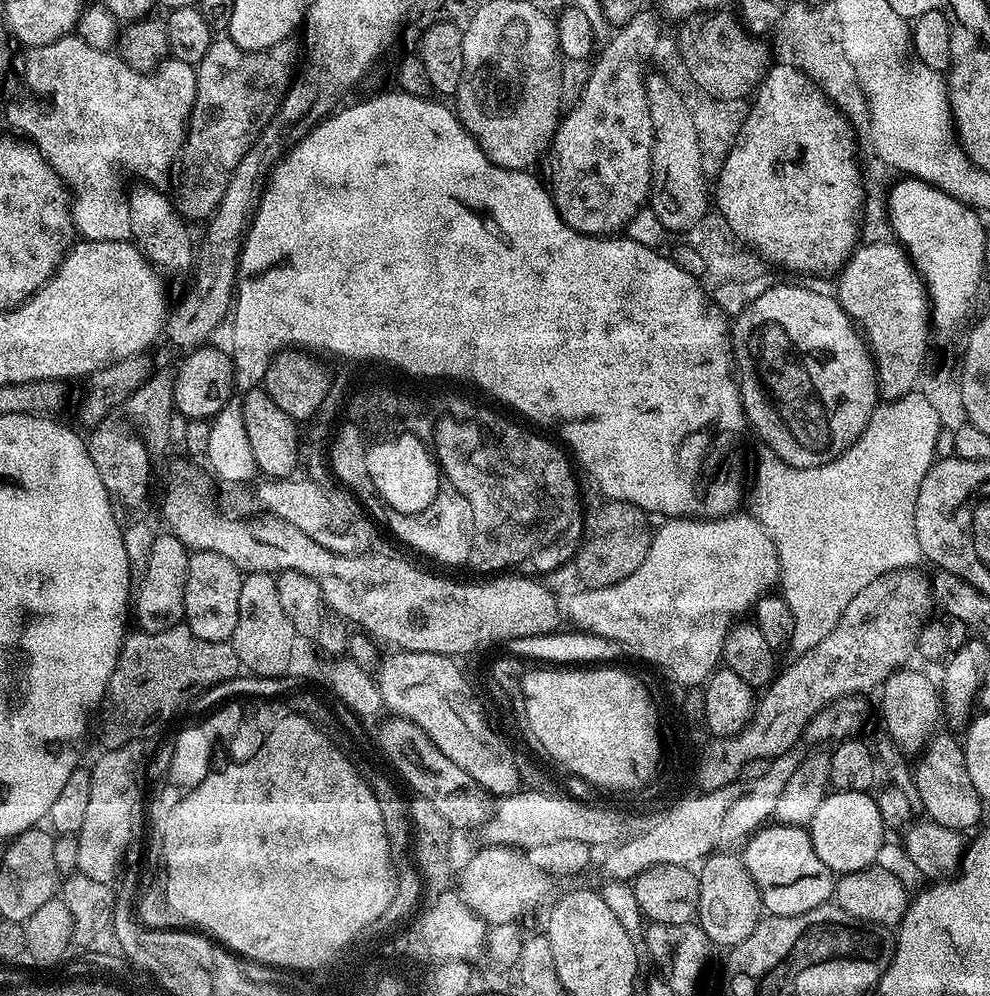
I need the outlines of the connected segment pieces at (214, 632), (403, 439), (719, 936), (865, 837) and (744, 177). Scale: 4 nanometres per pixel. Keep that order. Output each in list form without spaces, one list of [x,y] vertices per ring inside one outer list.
[[[193,551],[188,557],[183,623],[198,638],[206,638],[206,642],[231,641],[234,626],[238,626],[238,598],[242,595],[244,578],[245,573],[234,566],[230,558],[213,552]]]
[[[394,436],[376,442],[368,448],[366,467],[370,482],[374,482],[376,487],[376,496],[384,499],[388,508],[398,510],[404,516],[426,510],[442,487],[442,471],[436,456],[430,451],[429,445],[416,436]]]
[[[731,851],[715,852],[699,865],[700,907],[698,923],[713,945],[721,944],[724,950],[731,950],[746,938],[750,938],[762,919],[760,891],[750,878],[743,859]]]
[[[829,791],[810,825],[814,850],[834,874],[871,868],[884,844],[886,829],[875,799],[866,792]]]
[[[773,63],[765,71],[758,87],[755,89],[755,96],[756,101],[751,101],[748,116],[744,125],[741,126],[741,132],[736,136],[736,145],[728,152],[724,165],[715,177],[714,203],[723,207],[724,212],[728,215],[728,220],[731,221],[732,225],[735,225],[736,232],[743,232],[743,236],[747,236],[748,240],[752,240],[754,244],[759,244],[760,248],[768,253],[768,256],[772,256],[772,259],[791,265],[795,274],[800,274],[804,268],[811,269],[812,278],[820,278],[827,272],[839,273],[857,247],[858,239],[856,240],[856,238],[860,230],[860,214],[864,208],[864,180],[860,177],[862,164],[856,161],[855,138],[857,139],[857,137],[854,135],[854,129],[848,123],[848,117],[821,92],[818,85],[808,75],[785,64]]]

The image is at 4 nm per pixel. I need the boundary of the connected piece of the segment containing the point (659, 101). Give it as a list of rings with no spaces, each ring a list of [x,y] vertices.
[[[649,71],[644,78],[648,91],[650,122],[656,131],[656,145],[652,151],[652,195],[650,209],[657,216],[659,227],[676,234],[686,227],[694,227],[702,219],[710,203],[710,188],[704,185],[706,175],[703,156],[698,150],[697,127],[694,126],[693,105],[660,72]]]

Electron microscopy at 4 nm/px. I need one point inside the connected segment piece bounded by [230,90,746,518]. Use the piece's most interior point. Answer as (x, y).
(386, 229)

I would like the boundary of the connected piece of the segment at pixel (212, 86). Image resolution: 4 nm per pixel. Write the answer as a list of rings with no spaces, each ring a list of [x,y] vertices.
[[[230,38],[213,39],[210,50],[206,50],[206,58],[202,58],[202,62],[195,65],[196,69],[196,89],[194,90],[194,106],[192,113],[188,119],[188,130],[184,133],[184,145],[180,147],[180,155],[178,157],[178,172],[180,168],[180,200],[175,201],[176,211],[184,217],[185,221],[200,220],[207,221],[209,216],[216,212],[217,206],[222,202],[222,194],[226,194],[226,186],[230,186],[230,174],[234,170],[234,166],[238,166],[238,162],[242,162],[242,154],[246,154],[246,150],[250,150],[250,146],[254,146],[254,142],[262,134],[264,127],[270,122],[270,118],[274,118],[274,114],[278,110],[278,106],[284,100],[288,88],[294,79],[294,69],[298,64],[298,44],[295,39],[289,38],[278,42],[272,48],[267,48],[261,52],[247,52],[242,46],[238,46]]]

